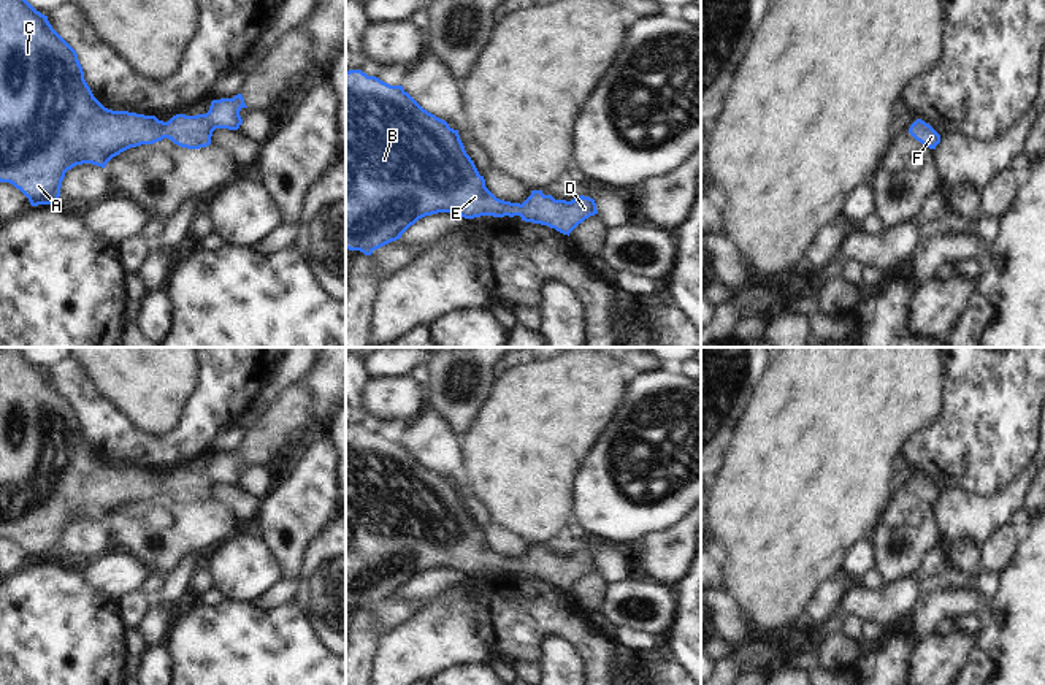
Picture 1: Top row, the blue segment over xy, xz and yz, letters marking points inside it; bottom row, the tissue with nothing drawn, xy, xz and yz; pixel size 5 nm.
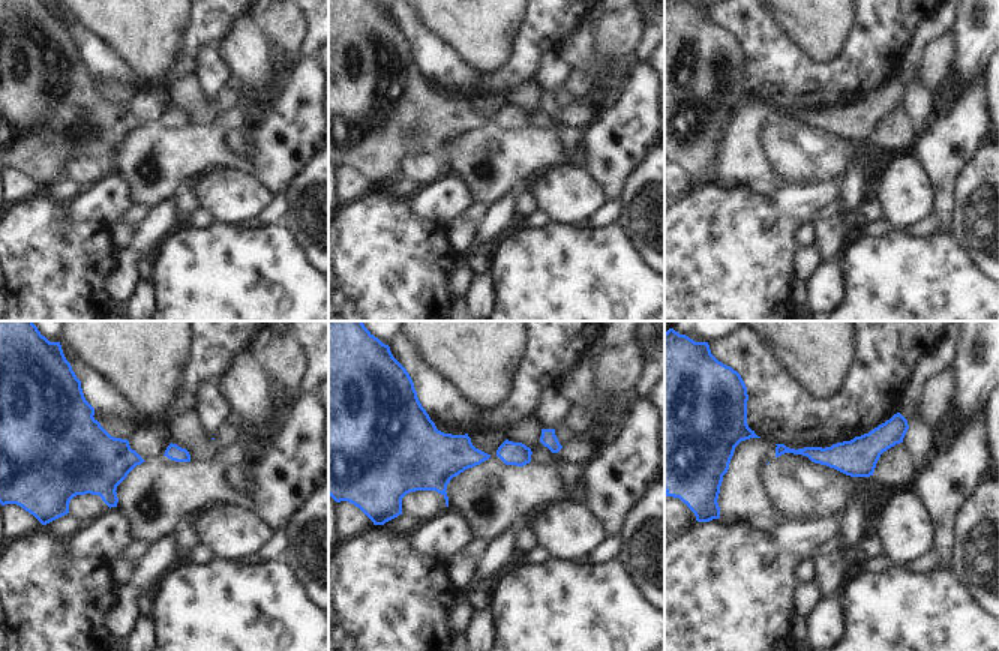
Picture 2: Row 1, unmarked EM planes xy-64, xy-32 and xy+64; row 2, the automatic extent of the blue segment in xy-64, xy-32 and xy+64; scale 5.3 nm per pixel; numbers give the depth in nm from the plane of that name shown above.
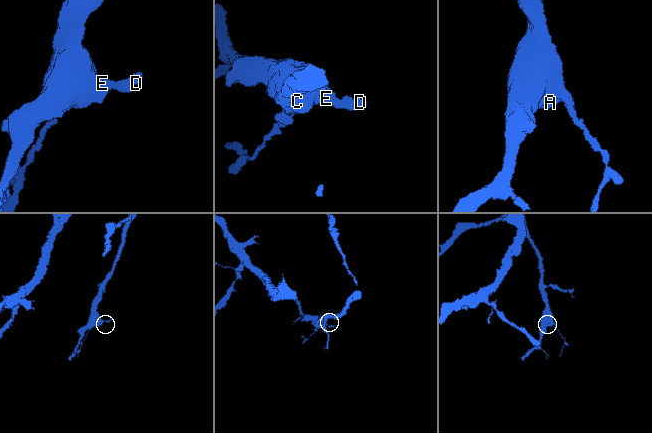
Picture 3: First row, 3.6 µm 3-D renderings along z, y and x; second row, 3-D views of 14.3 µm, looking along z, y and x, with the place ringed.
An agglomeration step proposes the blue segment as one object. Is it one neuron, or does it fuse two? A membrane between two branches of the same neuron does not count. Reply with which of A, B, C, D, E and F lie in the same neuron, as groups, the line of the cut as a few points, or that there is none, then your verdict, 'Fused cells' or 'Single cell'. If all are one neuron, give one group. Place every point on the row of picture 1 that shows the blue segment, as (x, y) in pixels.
Groups: A B C D E F. No split. Single cell.

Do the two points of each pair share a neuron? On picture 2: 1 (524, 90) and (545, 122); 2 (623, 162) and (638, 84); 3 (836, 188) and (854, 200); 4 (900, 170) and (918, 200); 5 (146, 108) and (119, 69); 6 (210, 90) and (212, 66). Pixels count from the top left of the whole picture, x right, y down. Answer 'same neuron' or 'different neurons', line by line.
1: same neuron
2: same neuron
3: different neurons
4: same neuron
5: different neurons
6: same neuron

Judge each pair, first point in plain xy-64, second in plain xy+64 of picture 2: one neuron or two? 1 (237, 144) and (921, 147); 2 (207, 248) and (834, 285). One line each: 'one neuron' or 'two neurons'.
1: two neurons
2: two neurons

